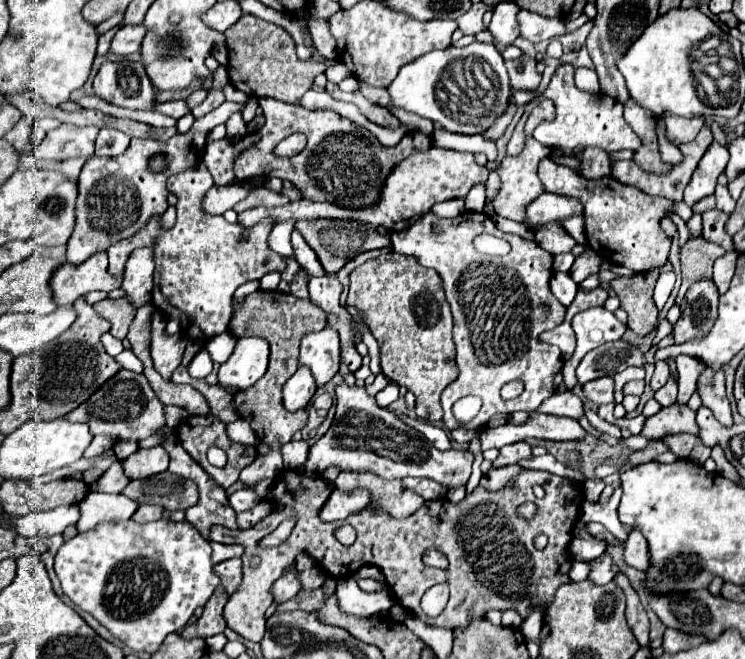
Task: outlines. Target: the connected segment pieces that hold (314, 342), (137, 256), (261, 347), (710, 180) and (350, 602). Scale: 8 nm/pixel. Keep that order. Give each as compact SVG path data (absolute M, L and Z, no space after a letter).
M325 326L319 332L301 338L299 364L309 366L317 386L327 384L339 372L339 334L335 328Z
M137 248L131 252L127 264L125 264L125 296L135 302L135 306L143 306L151 300L151 288L153 288L153 248Z
M239 338L231 358L219 368L219 384L223 388L245 390L265 374L267 362L269 344L265 338Z
M717 140L711 142L709 150L703 154L697 170L691 176L691 182L685 188L685 204L693 206L697 200L711 196L717 186L717 176L725 170L729 162L729 152Z
M355 578L337 580L335 594L339 598L339 608L345 614L353 614L353 616L373 616L383 610L389 610L395 604L395 598L389 588L367 594L357 586Z

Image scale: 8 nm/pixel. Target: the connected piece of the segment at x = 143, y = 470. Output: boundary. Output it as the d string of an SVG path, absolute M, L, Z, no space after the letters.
M163 446L139 448L127 460L123 460L123 472L129 480L139 480L165 472L167 466L169 466L169 456Z

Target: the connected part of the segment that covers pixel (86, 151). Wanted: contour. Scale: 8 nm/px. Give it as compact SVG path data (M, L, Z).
M61 124L55 130L49 130L45 140L37 146L41 160L67 160L73 156L91 156L95 150L97 126L73 126Z

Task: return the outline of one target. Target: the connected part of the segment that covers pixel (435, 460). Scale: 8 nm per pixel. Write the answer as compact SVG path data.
M345 382L335 386L335 398L337 398L337 412L335 412L335 420L331 424L331 428L327 430L325 436L321 436L309 450L309 460L305 462L305 466L301 466L301 472L309 472L309 474L321 474L325 468L329 466L339 466L341 470L369 470L373 474L379 474L381 478L393 480L393 478L407 478L407 476L425 476L425 478L433 478L435 482L441 482L447 490L455 488L455 486L463 486L467 484L469 476L471 476L471 464L475 460L473 452L469 448L451 448L451 450L437 450L421 432L417 432L415 428L407 426L401 418L397 418L393 412L389 412L387 408L379 408L375 404L375 398L371 398L365 388L357 388L357 386L347 386Z

